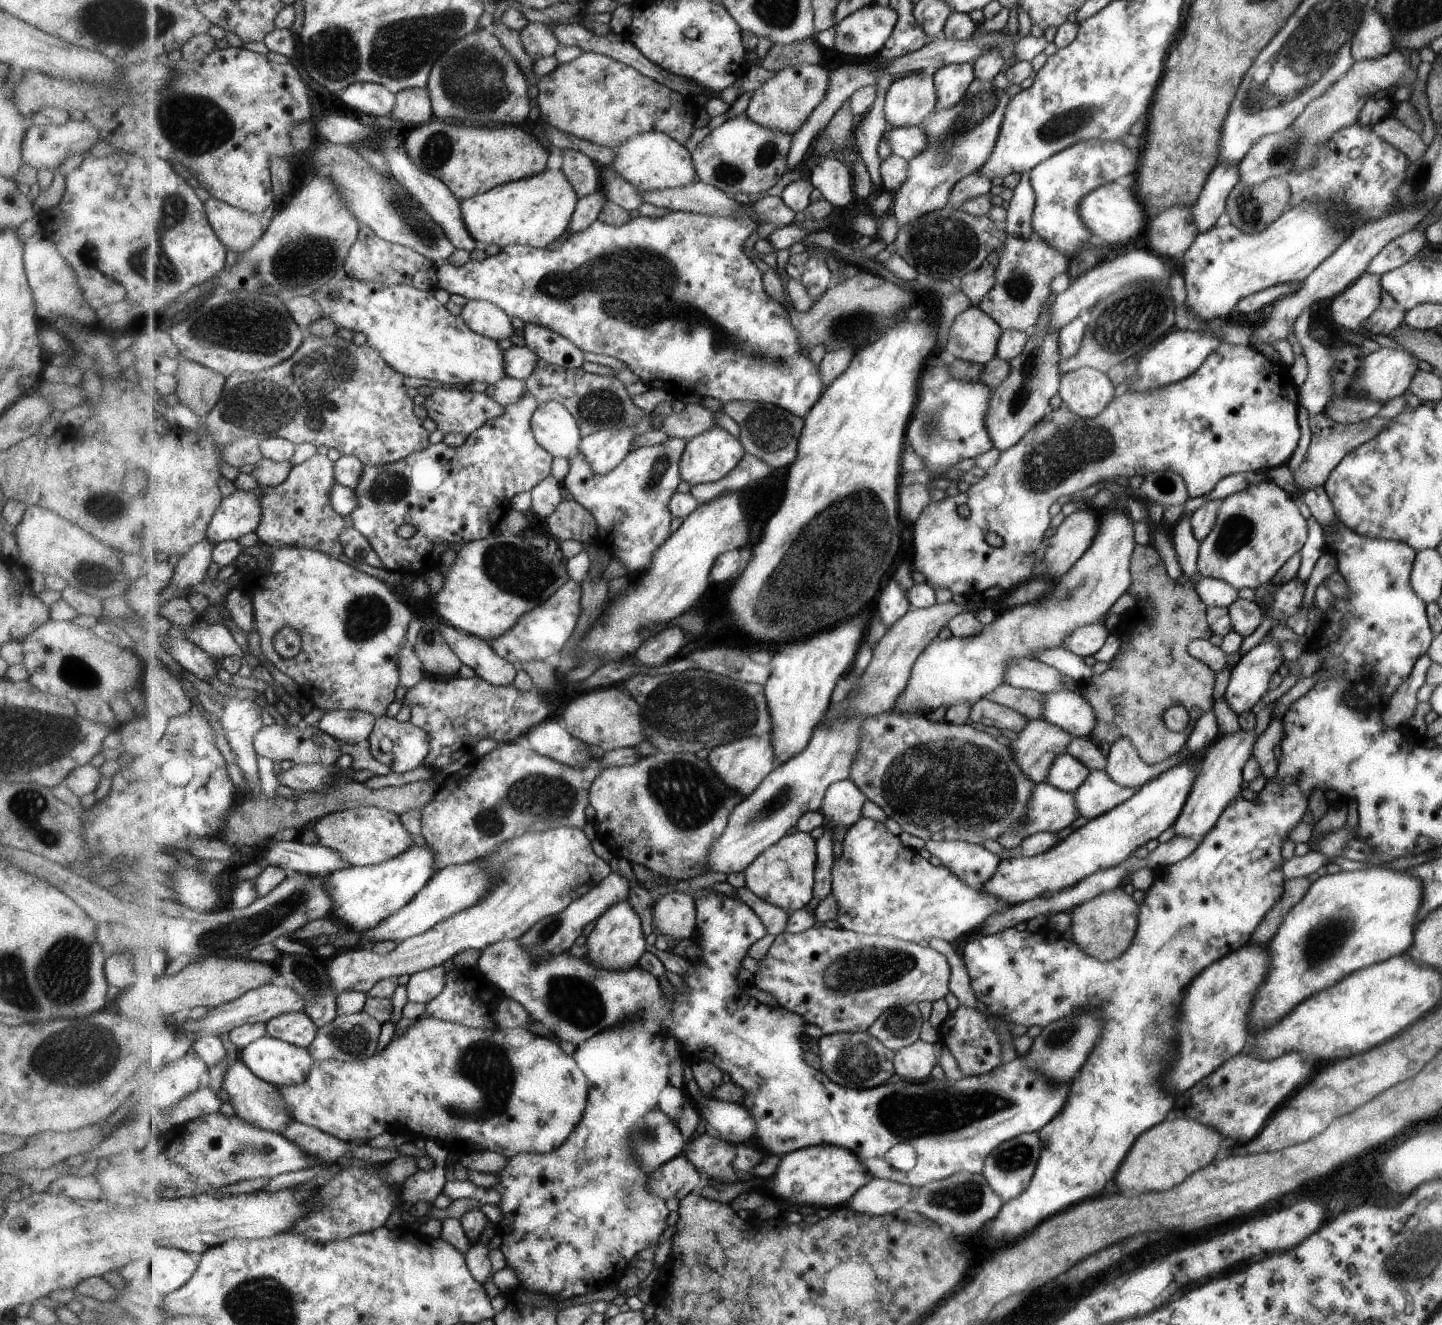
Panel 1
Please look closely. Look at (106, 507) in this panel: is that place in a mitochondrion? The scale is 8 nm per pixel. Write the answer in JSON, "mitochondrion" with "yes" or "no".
{"mitochondrion":"yes"}

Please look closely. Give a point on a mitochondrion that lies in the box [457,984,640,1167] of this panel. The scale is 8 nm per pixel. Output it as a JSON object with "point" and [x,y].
{"point":[495,1076]}

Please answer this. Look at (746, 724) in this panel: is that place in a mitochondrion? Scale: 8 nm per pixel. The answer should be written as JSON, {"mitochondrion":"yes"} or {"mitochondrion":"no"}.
{"mitochondrion":"yes"}

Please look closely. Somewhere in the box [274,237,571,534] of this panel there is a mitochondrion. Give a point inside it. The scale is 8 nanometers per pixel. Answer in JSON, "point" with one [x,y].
{"point":[320,371]}

